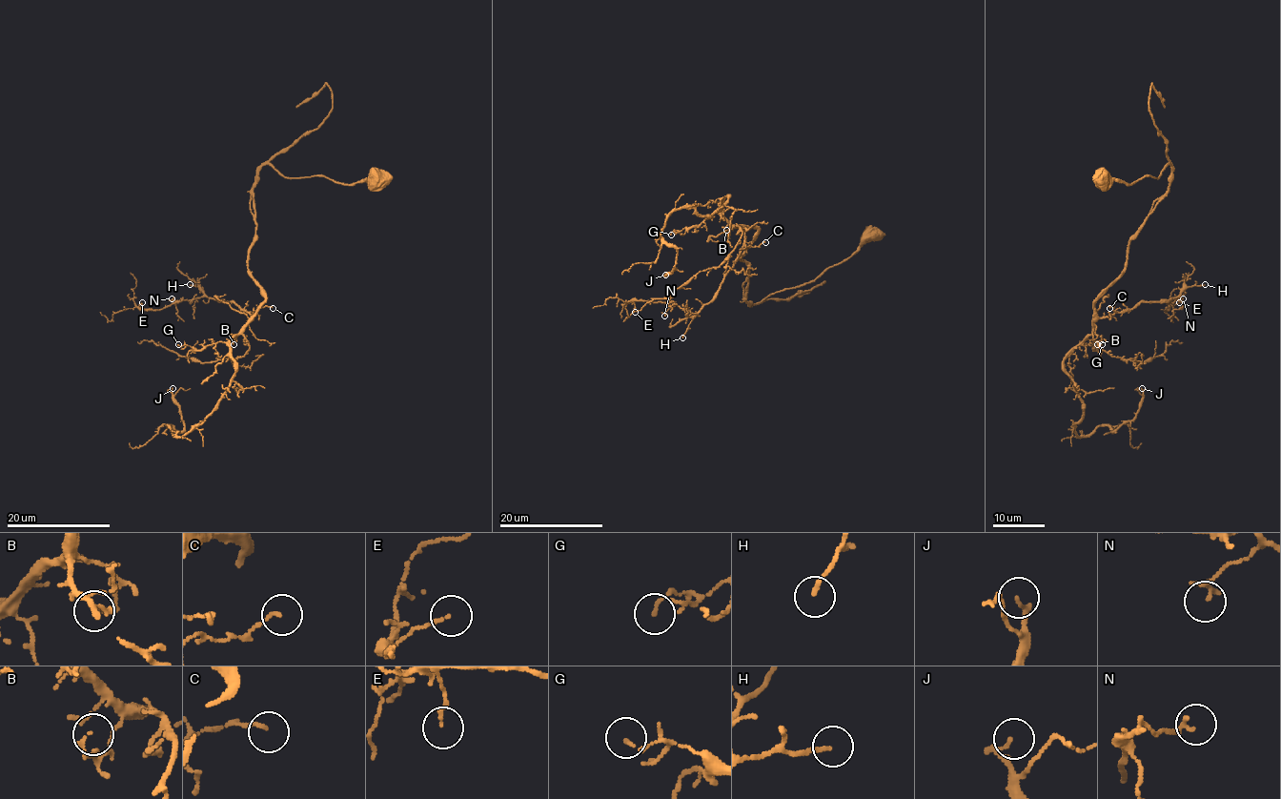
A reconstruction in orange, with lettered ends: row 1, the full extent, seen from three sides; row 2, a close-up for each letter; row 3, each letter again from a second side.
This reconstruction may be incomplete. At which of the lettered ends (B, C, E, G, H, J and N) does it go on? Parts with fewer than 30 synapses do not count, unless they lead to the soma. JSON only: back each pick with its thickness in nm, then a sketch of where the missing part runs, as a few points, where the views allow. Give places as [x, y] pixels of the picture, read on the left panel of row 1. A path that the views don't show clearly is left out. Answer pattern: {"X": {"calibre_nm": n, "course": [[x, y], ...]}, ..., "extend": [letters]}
{"H": {"calibre_nm": 140, "course": [[190, 284], [180, 244], [186, 211], [165, 179], [164, 168], [193, 147], [239, 133], [252, 122], [290, 110]]}, "J": {"calibre_nm": 150, "course": [[172, 388], [169, 388], [162, 378], [151, 370], [122, 367], [113, 367], [104, 377], [85, 381]]}, "extend": ["H", "J"]}

